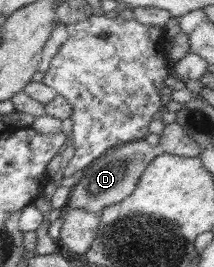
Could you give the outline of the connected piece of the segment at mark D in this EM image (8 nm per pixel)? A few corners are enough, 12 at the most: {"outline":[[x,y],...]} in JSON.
{"outline":[[144,139],[107,149],[71,187],[67,207],[92,212],[132,193],[160,153]]}

